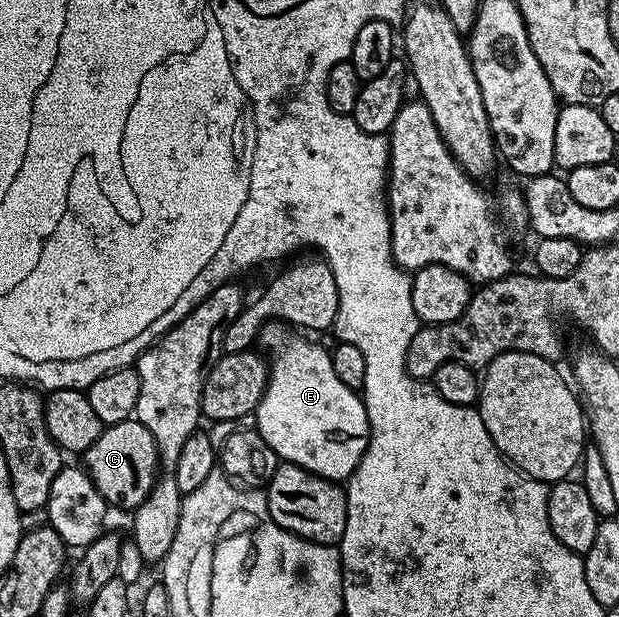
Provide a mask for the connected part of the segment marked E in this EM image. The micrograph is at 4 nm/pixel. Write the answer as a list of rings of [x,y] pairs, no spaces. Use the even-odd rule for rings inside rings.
[[[280,321],[266,323],[262,327],[259,343],[269,350],[269,383],[255,412],[255,430],[261,434],[263,441],[267,441],[267,445],[271,445],[271,449],[275,449],[278,460],[299,465],[324,479],[345,481],[359,465],[369,444],[365,401],[358,392],[347,389],[347,385],[335,377],[329,351],[309,339],[312,338],[290,329]]]

